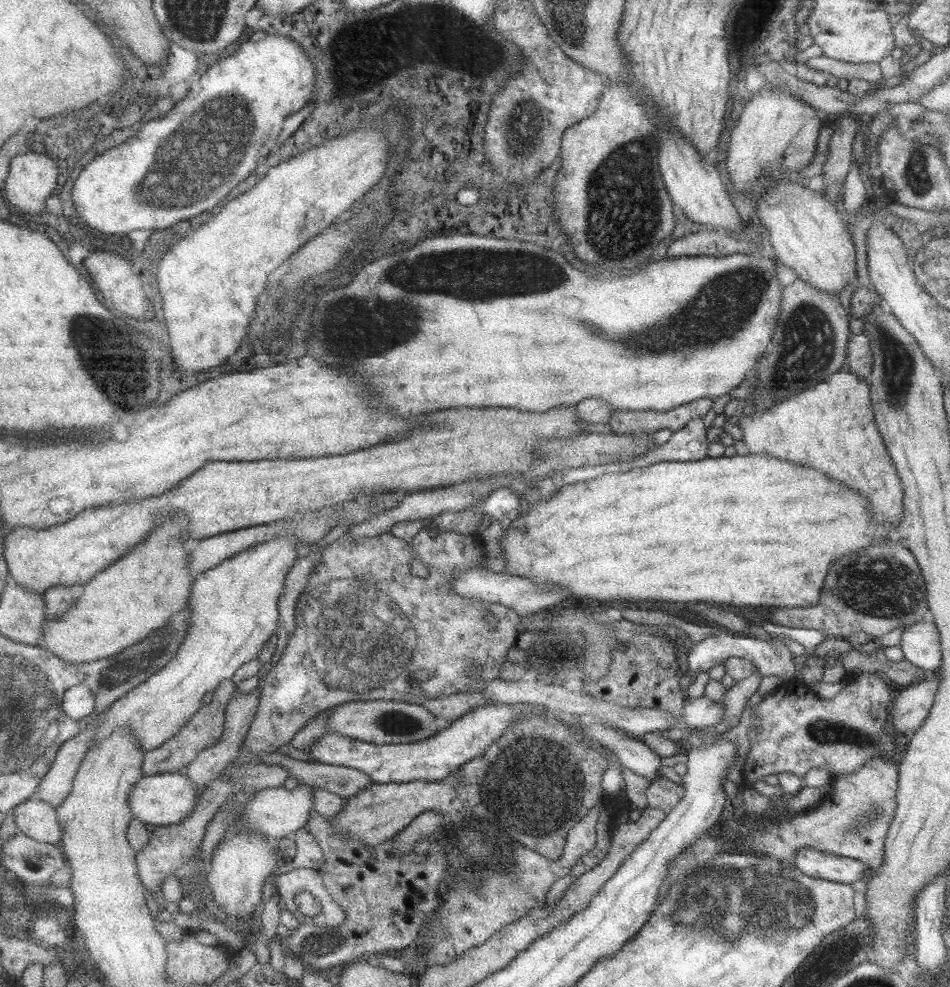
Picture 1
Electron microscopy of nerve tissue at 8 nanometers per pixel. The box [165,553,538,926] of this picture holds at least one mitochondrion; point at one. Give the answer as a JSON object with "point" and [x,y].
{"point":[342,623]}

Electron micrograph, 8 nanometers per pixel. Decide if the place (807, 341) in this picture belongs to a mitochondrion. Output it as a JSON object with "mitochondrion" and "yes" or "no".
{"mitochondrion":"yes"}

